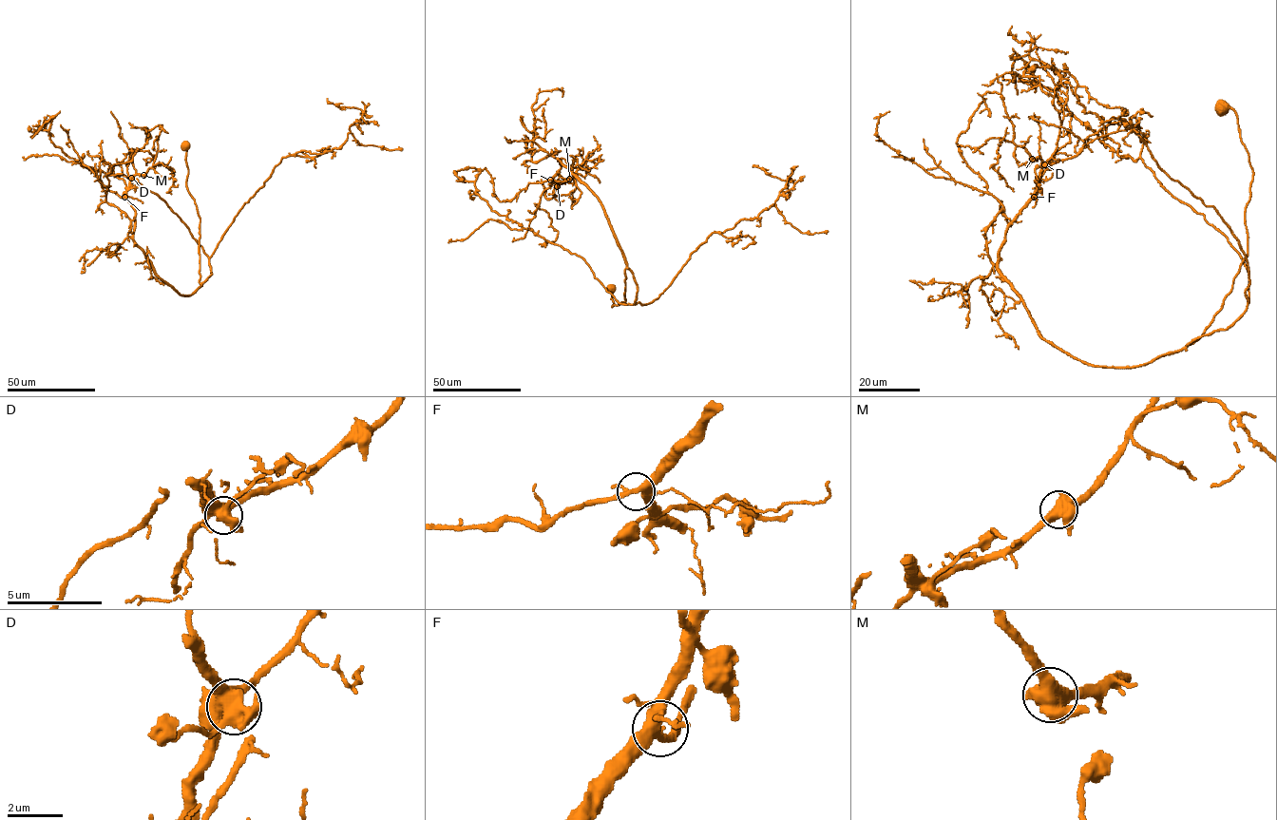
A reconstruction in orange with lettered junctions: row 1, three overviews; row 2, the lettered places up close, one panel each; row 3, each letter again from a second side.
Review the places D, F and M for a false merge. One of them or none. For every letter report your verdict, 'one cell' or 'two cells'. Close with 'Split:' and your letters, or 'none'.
D: two cells
F: one cell
M: one cell
Split: D

